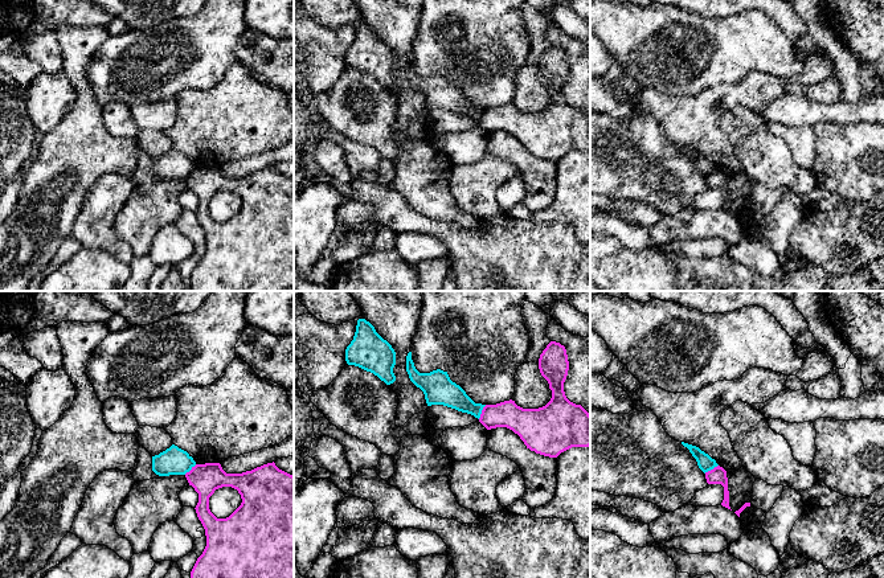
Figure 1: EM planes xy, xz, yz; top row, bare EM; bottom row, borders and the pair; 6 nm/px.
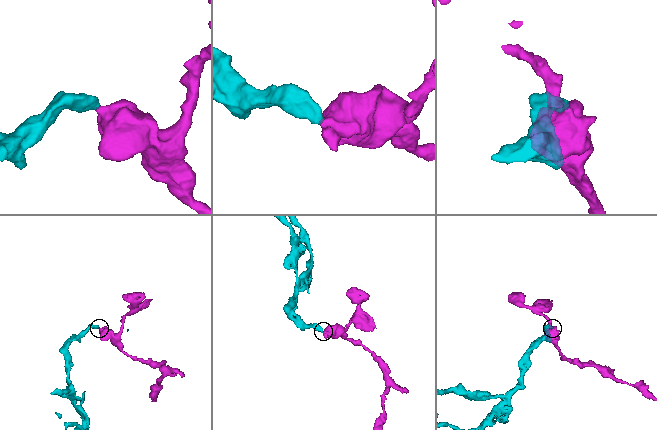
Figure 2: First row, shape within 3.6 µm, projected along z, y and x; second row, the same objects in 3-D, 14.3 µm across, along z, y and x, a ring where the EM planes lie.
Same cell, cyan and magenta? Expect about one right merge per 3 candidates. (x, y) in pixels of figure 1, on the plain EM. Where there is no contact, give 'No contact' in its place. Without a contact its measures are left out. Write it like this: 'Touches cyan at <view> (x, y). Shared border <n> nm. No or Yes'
Touches cyan at xz (481, 115). Shared border 100 nm. No

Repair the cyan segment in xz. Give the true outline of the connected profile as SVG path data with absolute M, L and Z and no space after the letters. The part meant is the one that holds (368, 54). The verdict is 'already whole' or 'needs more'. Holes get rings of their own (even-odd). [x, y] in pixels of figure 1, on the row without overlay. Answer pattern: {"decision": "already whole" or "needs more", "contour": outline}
{"decision": "already whole", "contour": "M365 22L357 24L353 44L345 53L345 65L373 77L386 89L396 85L396 56Z"}

